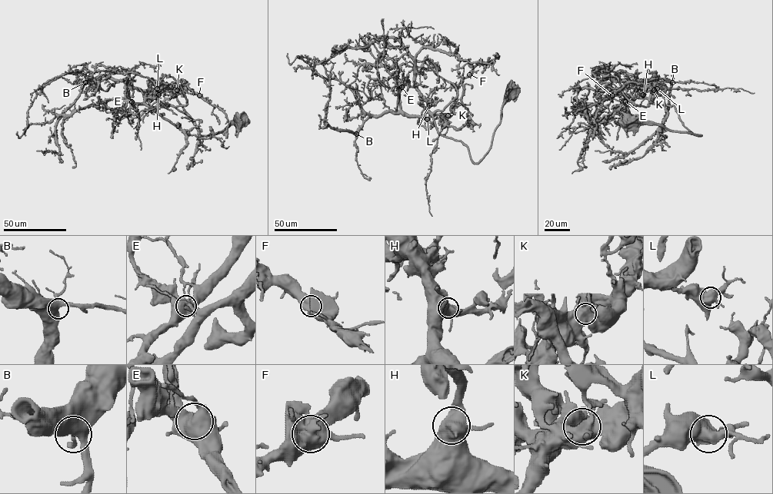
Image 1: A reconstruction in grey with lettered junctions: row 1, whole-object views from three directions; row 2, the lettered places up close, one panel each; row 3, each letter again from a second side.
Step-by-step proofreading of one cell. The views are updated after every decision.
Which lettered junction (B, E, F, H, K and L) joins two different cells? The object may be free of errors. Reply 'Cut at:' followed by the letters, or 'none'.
Cut at: E

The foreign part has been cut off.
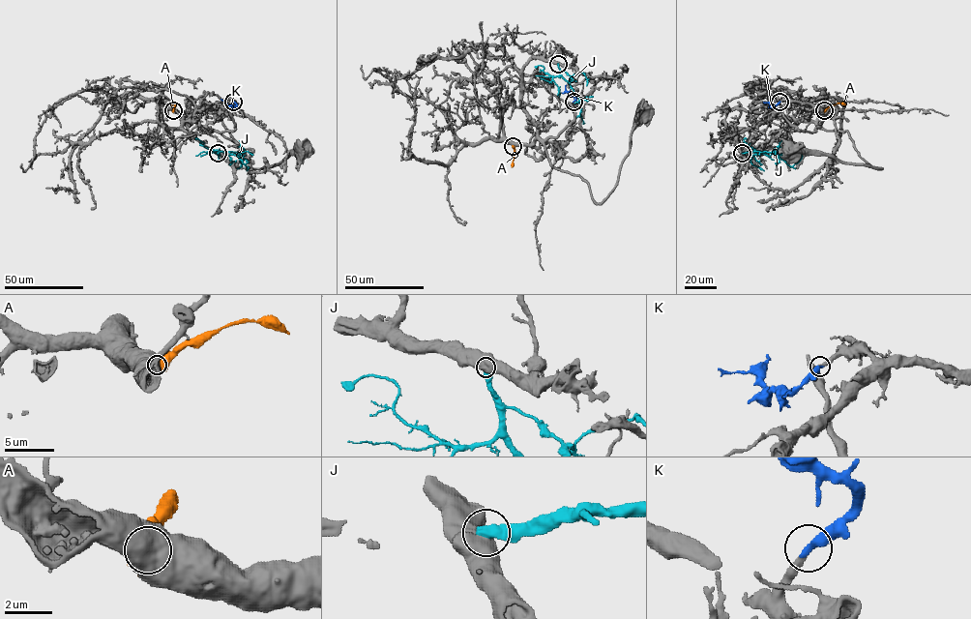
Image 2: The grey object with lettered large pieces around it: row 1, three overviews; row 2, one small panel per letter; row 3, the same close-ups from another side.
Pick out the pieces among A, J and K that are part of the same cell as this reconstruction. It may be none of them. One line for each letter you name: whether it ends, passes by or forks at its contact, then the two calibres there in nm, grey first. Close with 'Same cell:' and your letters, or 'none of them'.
K: it ends; calibres 280 and 400 nm
Same cell: K

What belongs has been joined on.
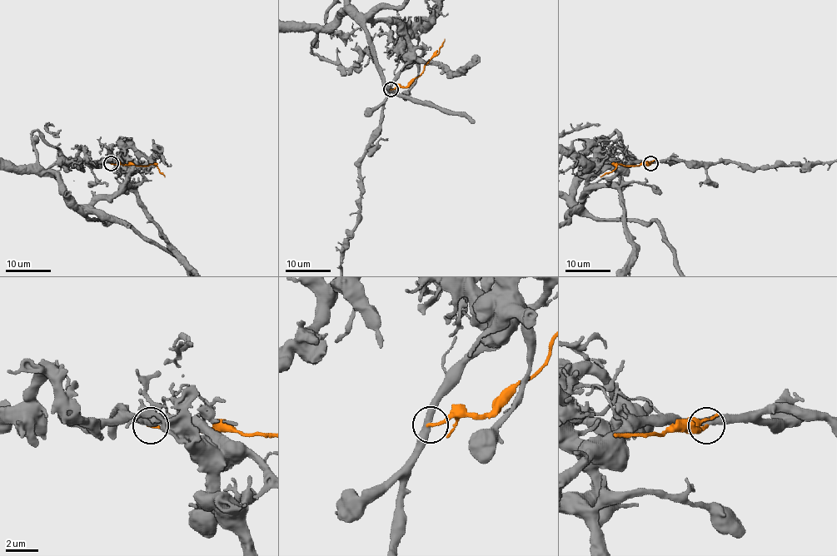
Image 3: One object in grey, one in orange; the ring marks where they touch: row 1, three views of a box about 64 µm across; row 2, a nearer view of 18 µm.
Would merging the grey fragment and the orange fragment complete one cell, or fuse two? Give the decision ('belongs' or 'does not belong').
does not belong

